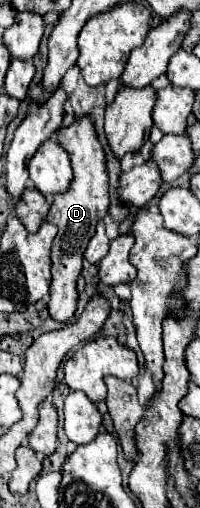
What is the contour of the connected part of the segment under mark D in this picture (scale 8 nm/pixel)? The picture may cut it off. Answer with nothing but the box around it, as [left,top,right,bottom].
[47,119,109,323]

